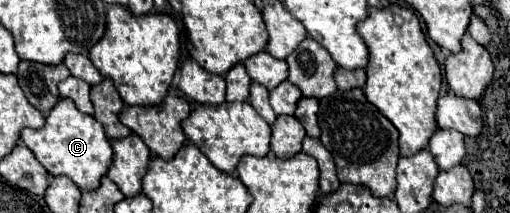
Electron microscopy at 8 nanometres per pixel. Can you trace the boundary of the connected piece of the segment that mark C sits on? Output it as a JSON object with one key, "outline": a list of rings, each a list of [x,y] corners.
{"outline":[[[59,99],[57,105],[47,113],[41,129],[23,129],[21,141],[33,151],[33,155],[51,175],[67,175],[81,191],[91,191],[95,185],[99,185],[99,177],[107,173],[113,157],[103,125],[95,121],[95,117],[81,113],[71,99]]]}

